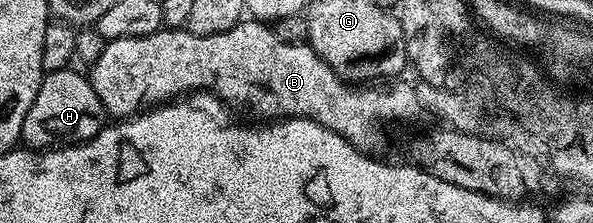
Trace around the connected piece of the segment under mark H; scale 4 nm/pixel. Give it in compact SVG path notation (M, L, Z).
M76 68L50 70L38 88L38 96L34 96L34 104L30 104L30 112L26 112L20 137L29 147L48 148L53 144L90 142L105 125L104 105L89 79L85 75L83 78Z

